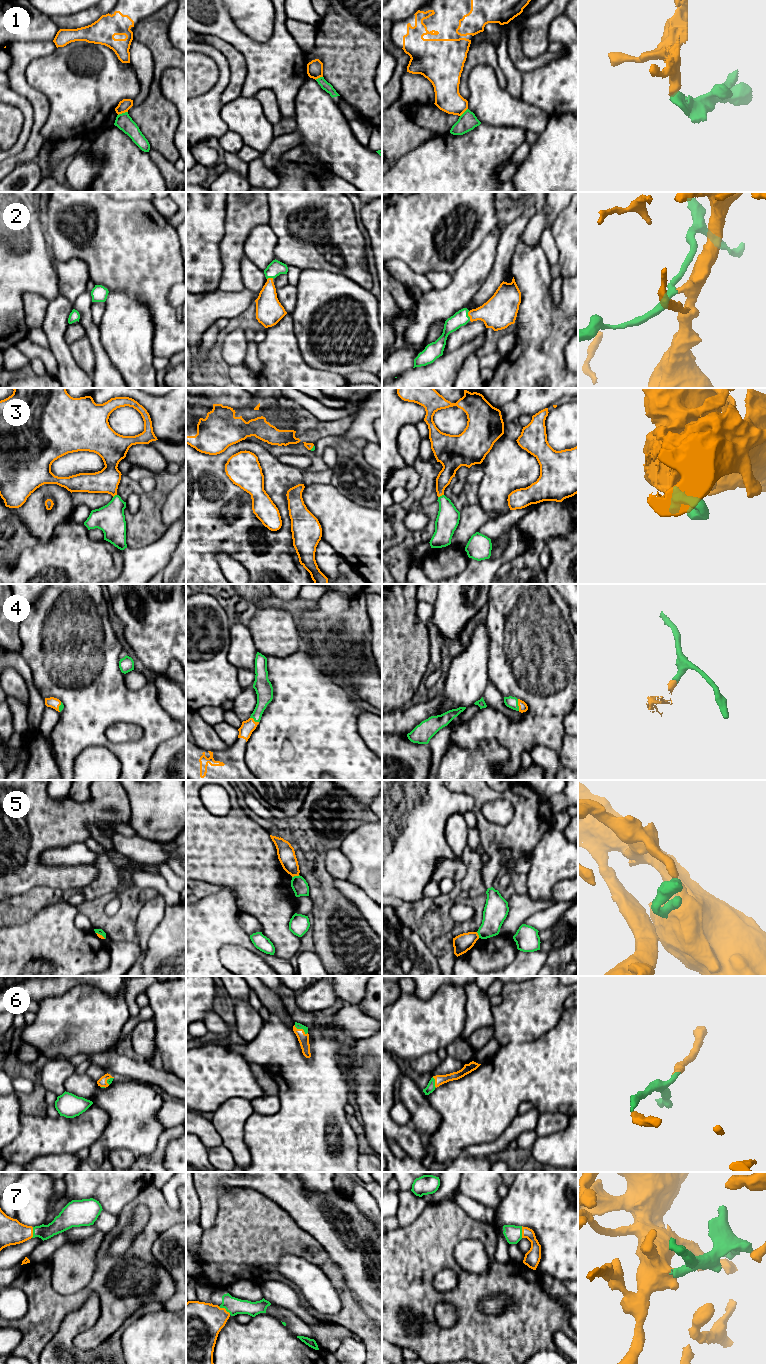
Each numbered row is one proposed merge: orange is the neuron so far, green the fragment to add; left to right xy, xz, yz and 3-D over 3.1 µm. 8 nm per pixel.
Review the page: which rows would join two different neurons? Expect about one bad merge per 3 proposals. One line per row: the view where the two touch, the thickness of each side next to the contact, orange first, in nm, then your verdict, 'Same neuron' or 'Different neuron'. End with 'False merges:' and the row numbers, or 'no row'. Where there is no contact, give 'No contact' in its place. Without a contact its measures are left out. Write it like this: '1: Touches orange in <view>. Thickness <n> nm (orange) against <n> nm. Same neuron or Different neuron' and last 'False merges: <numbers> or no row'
1: Touches orange in xy. Thickness 90 nm (orange) against 140 nm. Different neuron
2: Touches orange in yz. Thickness 260 nm (orange) against 120 nm. Same neuron
3: Touches orange in yz. Thickness 120 nm (orange) against 180 nm. Same neuron
4: Touches orange in yz. Thickness 70 nm (orange) against 100 nm. Same neuron
5: Touches orange in xz. Thickness 140 nm (orange) against 130 nm. Different neuron
6: Touches orange in xz. Thickness 90 nm (orange) against 50 nm. Same neuron
7: Touches orange in xz. Thickness 360 nm (orange) against 140 nm. Same neuron
False merges: 1, 5

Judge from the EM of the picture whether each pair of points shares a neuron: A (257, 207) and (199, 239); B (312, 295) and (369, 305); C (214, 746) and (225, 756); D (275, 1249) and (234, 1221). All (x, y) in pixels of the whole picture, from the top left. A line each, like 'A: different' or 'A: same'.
A: different
B: same
C: different
D: same

